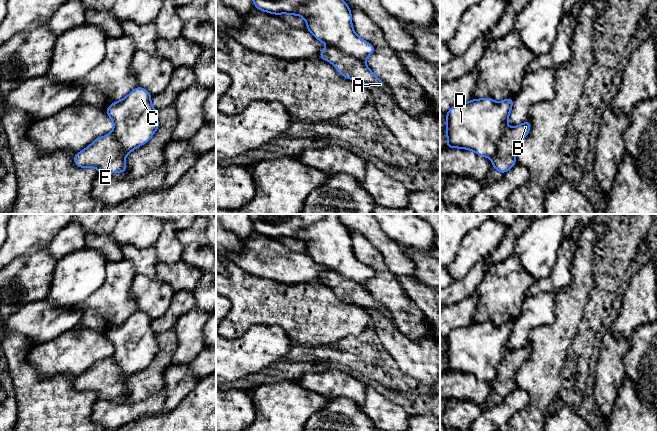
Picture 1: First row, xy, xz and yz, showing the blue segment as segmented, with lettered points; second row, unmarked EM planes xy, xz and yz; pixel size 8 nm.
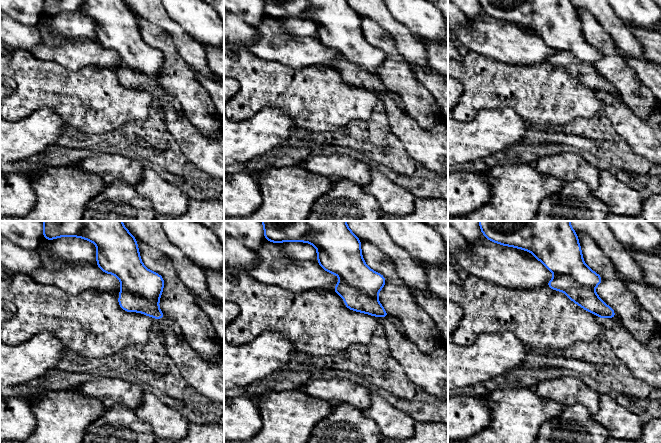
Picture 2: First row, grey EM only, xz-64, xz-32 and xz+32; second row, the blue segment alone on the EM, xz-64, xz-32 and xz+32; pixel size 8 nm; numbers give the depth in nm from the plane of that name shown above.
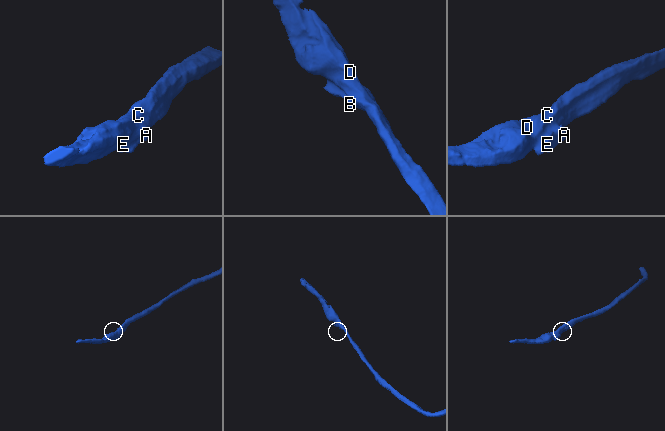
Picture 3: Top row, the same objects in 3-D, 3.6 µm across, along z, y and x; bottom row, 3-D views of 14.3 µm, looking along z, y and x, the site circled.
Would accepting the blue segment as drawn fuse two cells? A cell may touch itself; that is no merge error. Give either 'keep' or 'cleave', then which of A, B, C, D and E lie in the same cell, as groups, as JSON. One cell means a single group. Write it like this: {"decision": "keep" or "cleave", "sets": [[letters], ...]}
{"decision": "cleave", "sets": [["A", "B", "E"], ["C", "D"]]}

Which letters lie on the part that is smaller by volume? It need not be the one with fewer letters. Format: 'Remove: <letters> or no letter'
Remove: A, B, E

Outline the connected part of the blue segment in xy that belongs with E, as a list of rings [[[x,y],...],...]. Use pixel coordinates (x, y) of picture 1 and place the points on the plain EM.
[[[109,357],[95,363],[84,374],[75,378],[74,388],[80,392],[96,392],[101,398],[115,396],[126,398],[126,380],[120,366],[112,357]]]

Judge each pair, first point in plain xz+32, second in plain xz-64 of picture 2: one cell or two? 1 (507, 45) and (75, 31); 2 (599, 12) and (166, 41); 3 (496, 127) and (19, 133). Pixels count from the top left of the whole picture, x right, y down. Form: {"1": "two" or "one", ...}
{"1": "two", "2": "two", "3": "one"}

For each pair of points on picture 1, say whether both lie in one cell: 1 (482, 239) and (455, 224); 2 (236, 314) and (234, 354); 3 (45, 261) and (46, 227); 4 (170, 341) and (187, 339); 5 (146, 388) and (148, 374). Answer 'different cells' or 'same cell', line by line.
1: different cells
2: different cells
3: different cells
4: different cells
5: same cell

